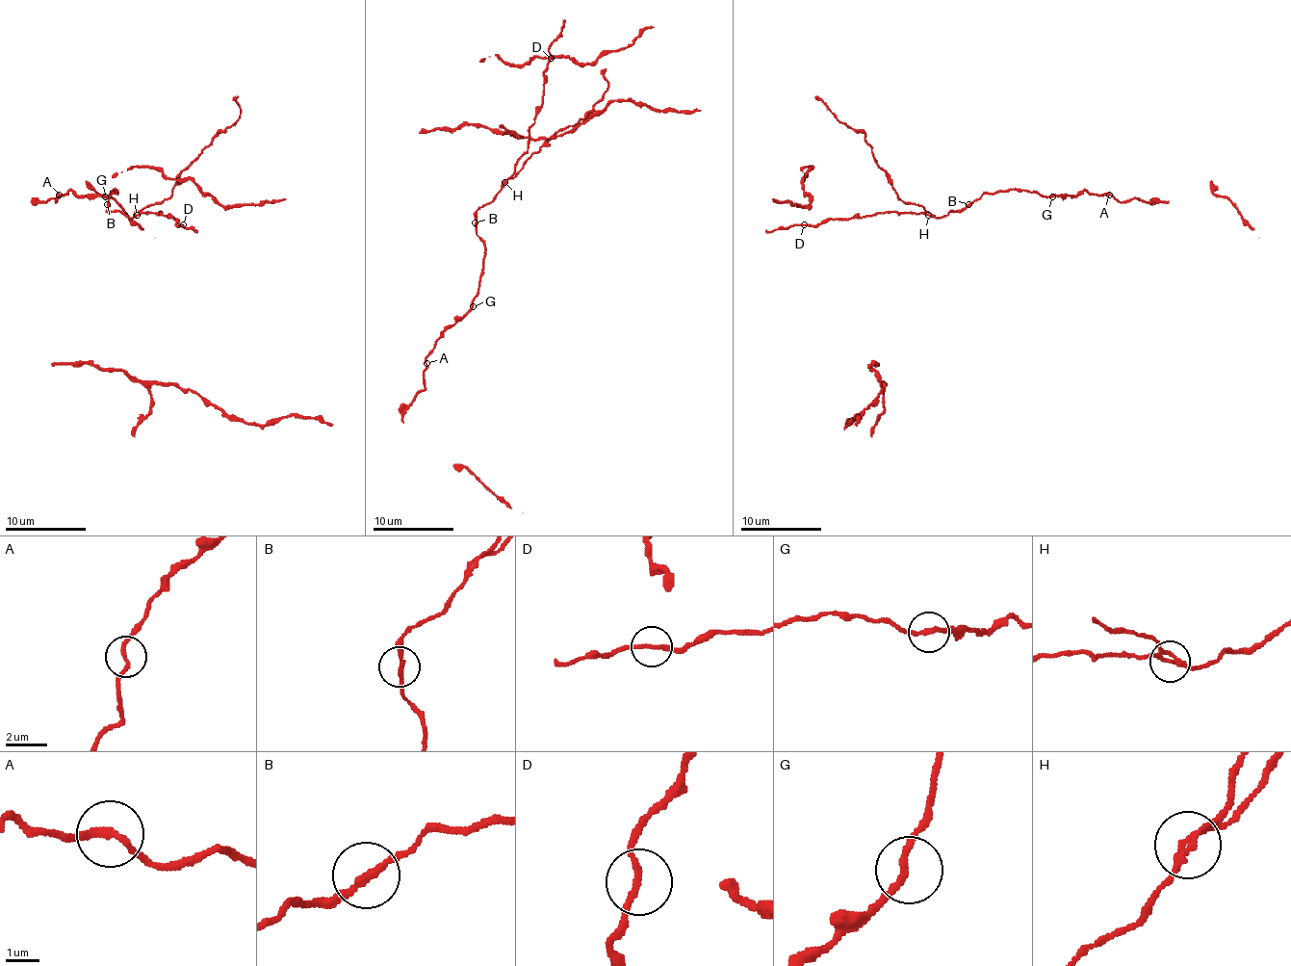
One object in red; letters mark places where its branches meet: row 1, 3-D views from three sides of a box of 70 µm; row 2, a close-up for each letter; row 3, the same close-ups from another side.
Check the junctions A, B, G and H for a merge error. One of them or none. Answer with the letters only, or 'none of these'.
H

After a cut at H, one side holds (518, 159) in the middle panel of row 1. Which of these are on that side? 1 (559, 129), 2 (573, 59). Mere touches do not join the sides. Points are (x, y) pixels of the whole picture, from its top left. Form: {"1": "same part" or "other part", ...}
{"1": "other part", "2": "other part"}

